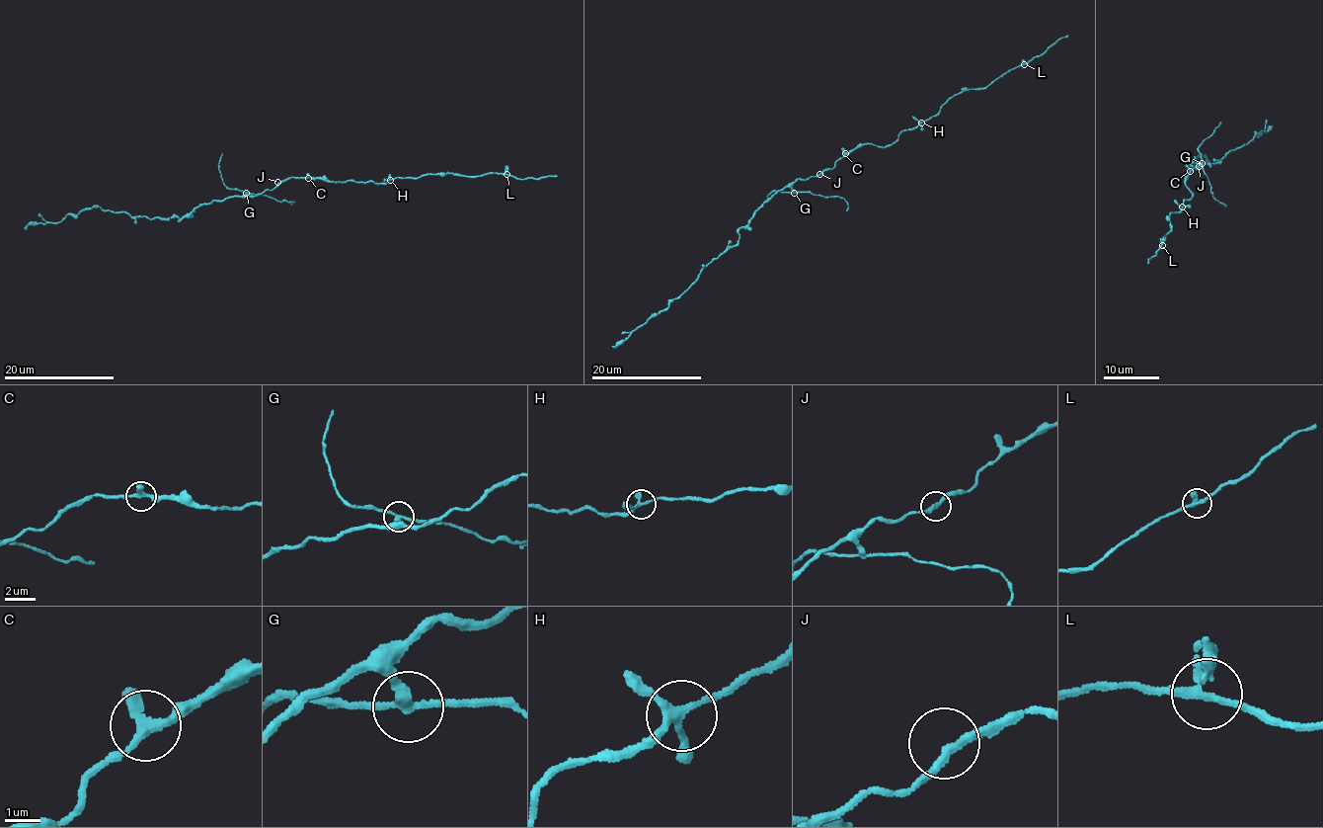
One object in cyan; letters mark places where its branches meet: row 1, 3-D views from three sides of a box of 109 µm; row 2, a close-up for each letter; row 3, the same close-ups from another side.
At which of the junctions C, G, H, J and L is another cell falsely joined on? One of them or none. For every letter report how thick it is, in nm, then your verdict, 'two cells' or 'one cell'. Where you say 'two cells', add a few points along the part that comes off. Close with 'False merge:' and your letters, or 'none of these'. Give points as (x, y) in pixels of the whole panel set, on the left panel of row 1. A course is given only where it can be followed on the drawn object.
C: calibre 240 nm; one cell
G: calibre 200 nm; two cells; course (246, 193), (293, 202), (290, 205)
H: calibre 200 nm; one cell
J: calibre 220 nm; one cell
L: calibre 200 nm; one cell
False merge: G

